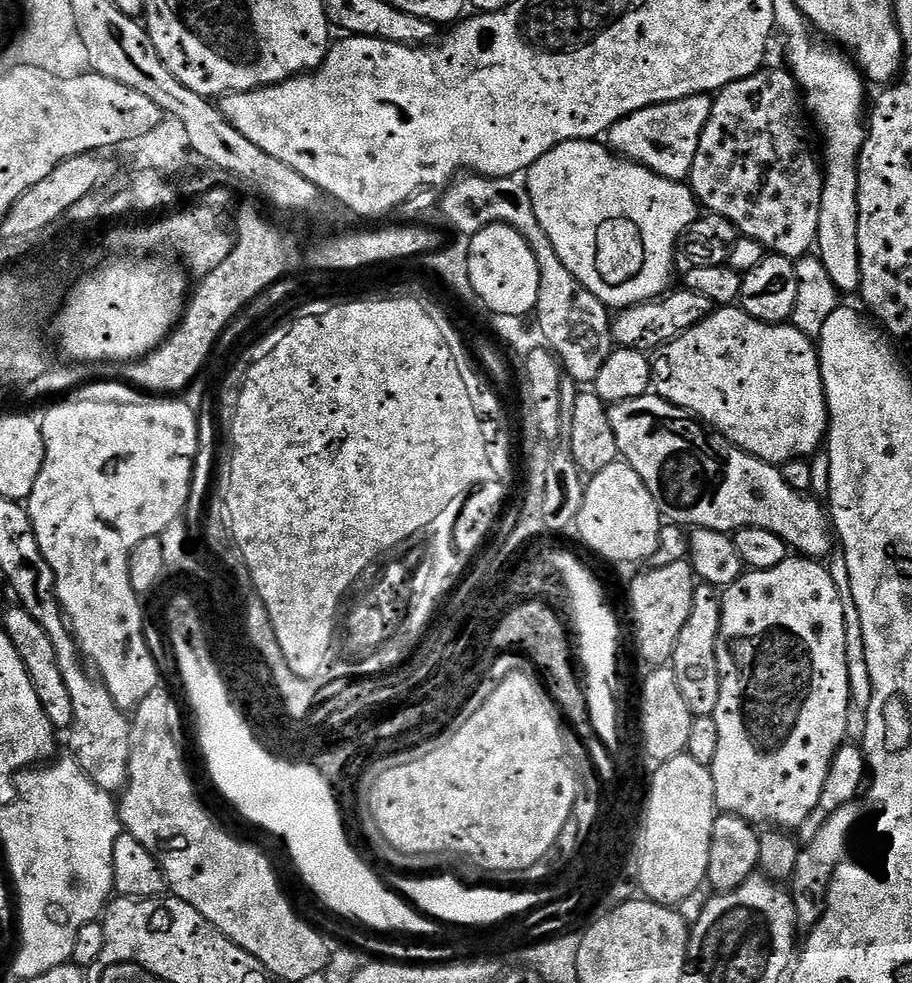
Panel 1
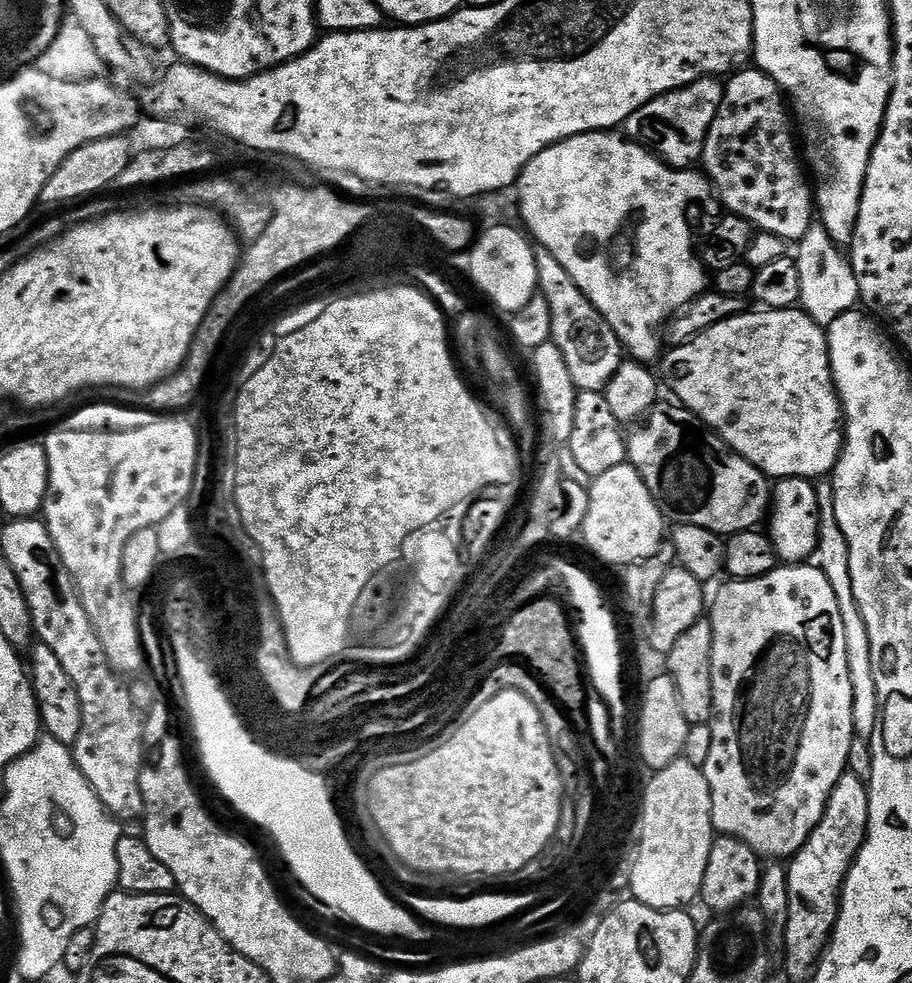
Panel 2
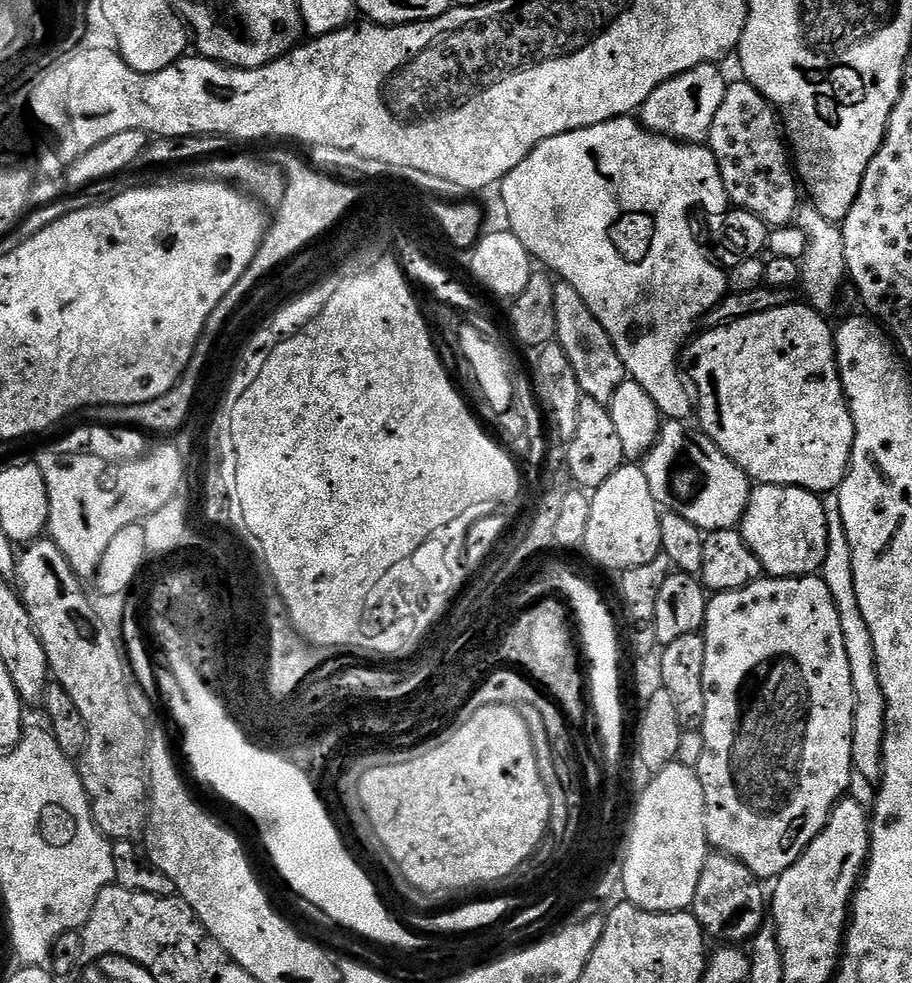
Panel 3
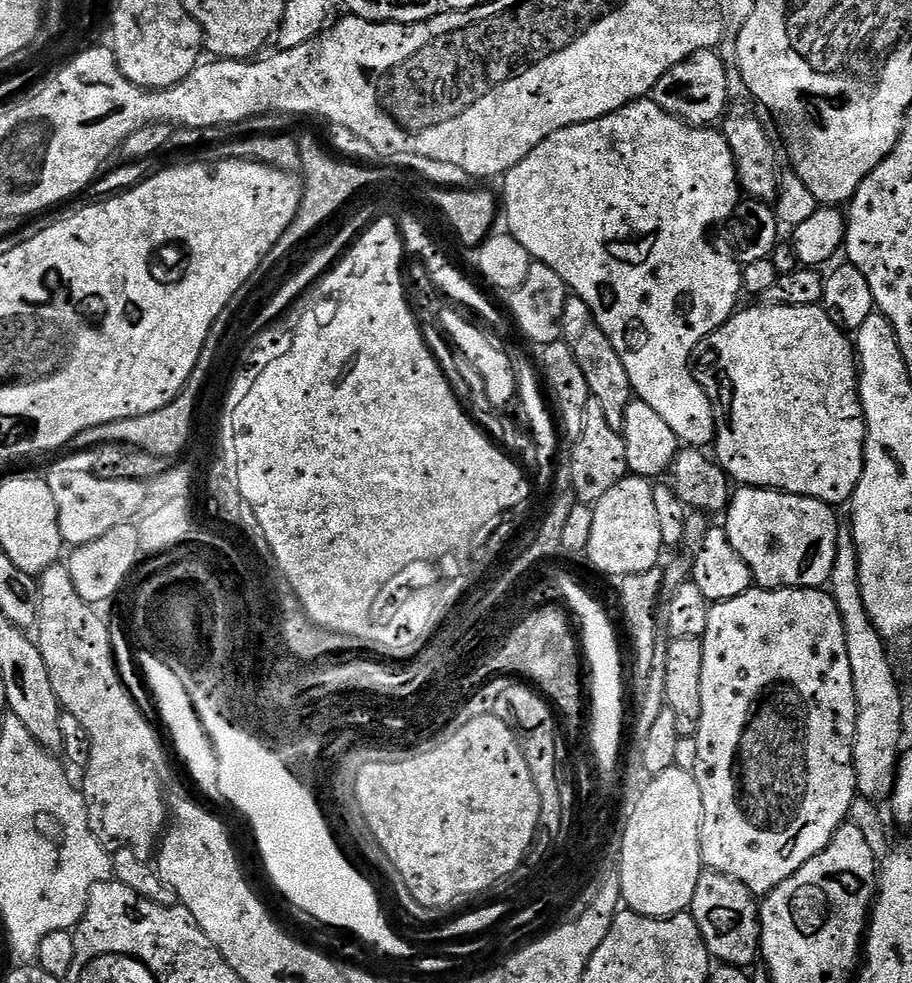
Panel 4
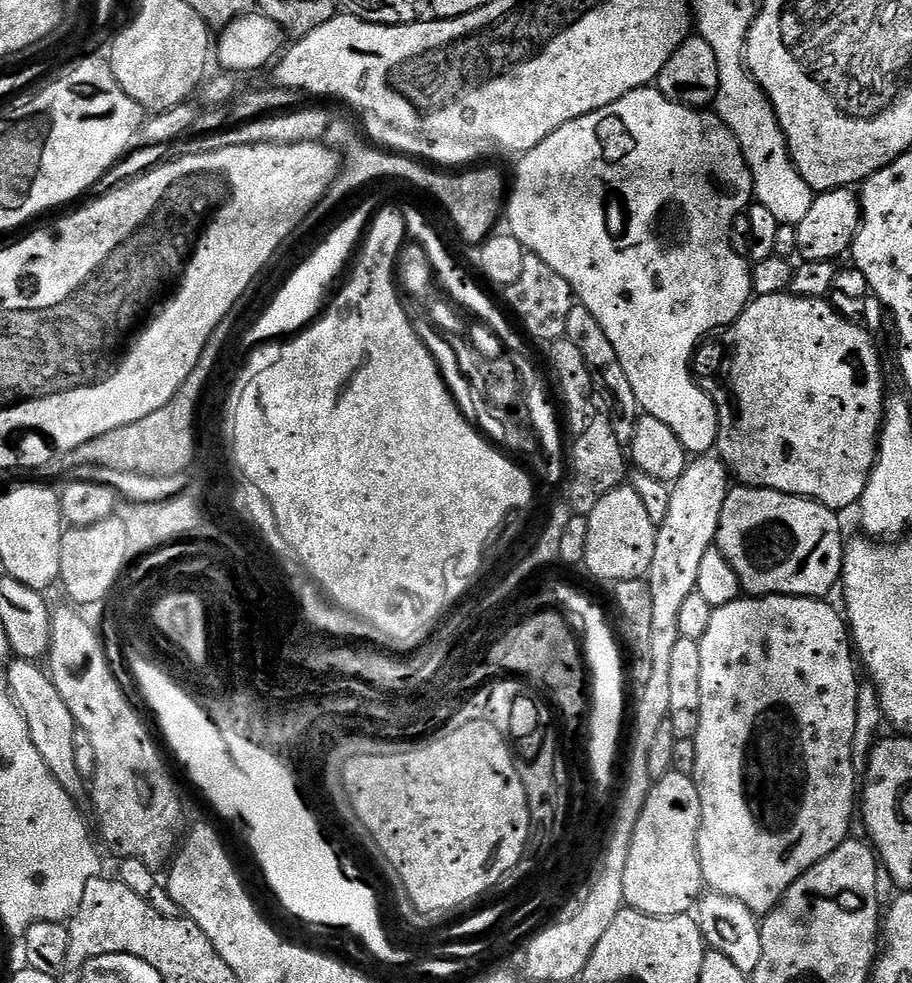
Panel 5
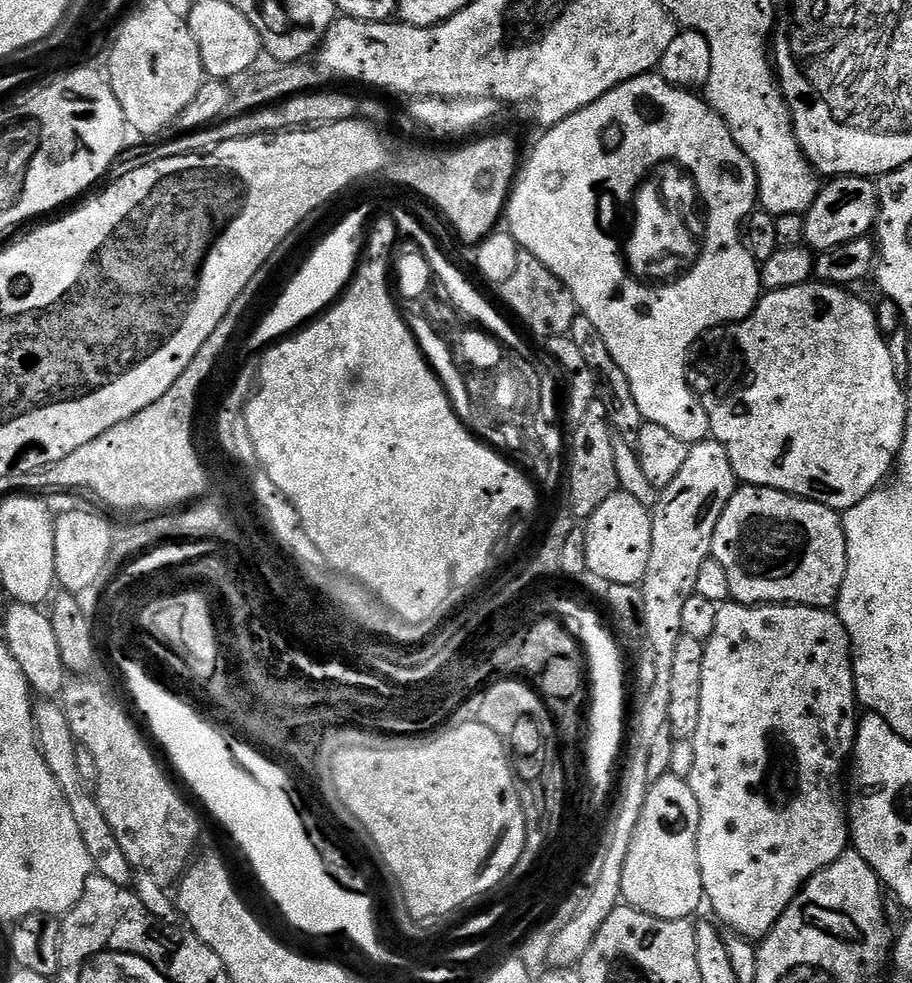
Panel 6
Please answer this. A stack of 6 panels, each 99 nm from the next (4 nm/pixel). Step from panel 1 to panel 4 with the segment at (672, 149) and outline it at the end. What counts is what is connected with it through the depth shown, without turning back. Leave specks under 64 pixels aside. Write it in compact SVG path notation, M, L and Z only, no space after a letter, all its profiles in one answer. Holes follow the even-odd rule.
M716 50L695 52L693 56L670 69L652 87L651 100L658 106L662 106L662 110L666 110L671 116L685 120L694 128L707 128L715 125L717 123L715 120L719 121L729 111L728 100L730 101L728 90L730 68L729 65L724 65L720 54Z

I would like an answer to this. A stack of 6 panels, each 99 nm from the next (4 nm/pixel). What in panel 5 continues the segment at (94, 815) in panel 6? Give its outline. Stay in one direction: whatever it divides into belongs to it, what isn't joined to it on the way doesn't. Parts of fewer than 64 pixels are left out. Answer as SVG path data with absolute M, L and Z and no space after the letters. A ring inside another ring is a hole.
M13 659L5 674L8 688L16 705L22 710L30 729L30 736L38 754L42 756L47 769L54 774L55 780L71 797L77 807L84 808L90 802L90 790L88 782L82 778L75 763L74 738L77 734L76 720L66 707L57 687L52 682L51 675L35 661Z

